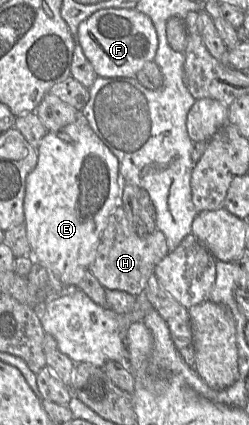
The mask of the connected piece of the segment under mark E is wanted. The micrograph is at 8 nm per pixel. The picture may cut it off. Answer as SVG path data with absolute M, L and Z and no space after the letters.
M79 113L79 118L57 131L48 131L42 138L37 147L38 162L36 167L28 174L26 178L26 189L24 197L24 216L27 231L27 239L31 246L31 255L35 262L44 266L48 274L53 274L66 288L76 288L77 284L84 277L87 270L94 262L97 255L97 248L100 242L100 237L105 229L108 218L112 211L120 205L120 184L119 184L119 161L118 158L111 152L107 145L97 136L92 130L85 116Z

